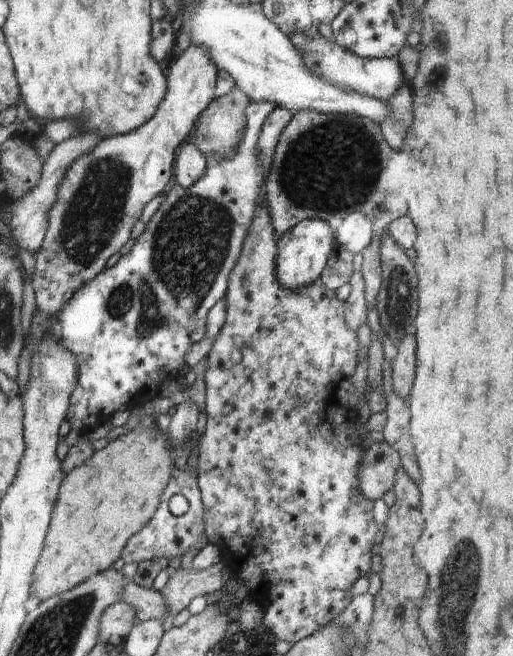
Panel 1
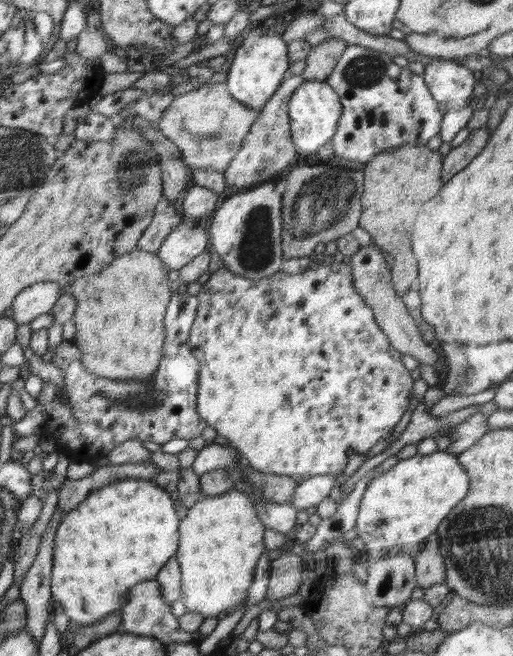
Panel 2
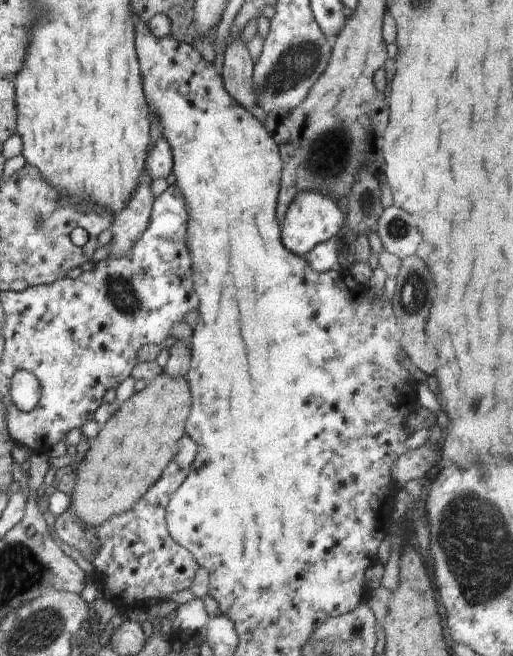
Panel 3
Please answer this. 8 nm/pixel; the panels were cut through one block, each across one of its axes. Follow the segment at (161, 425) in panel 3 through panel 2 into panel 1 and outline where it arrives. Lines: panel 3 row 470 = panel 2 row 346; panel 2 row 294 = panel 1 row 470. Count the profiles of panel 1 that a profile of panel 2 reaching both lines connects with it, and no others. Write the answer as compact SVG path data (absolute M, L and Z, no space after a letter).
M135 427L110 441L105 448L94 451L82 464L65 474L59 486L44 548L33 572L31 594L38 595L40 602L69 591L86 579L112 568L121 557L128 539L150 522L173 469L168 440L168 435L158 427Z

